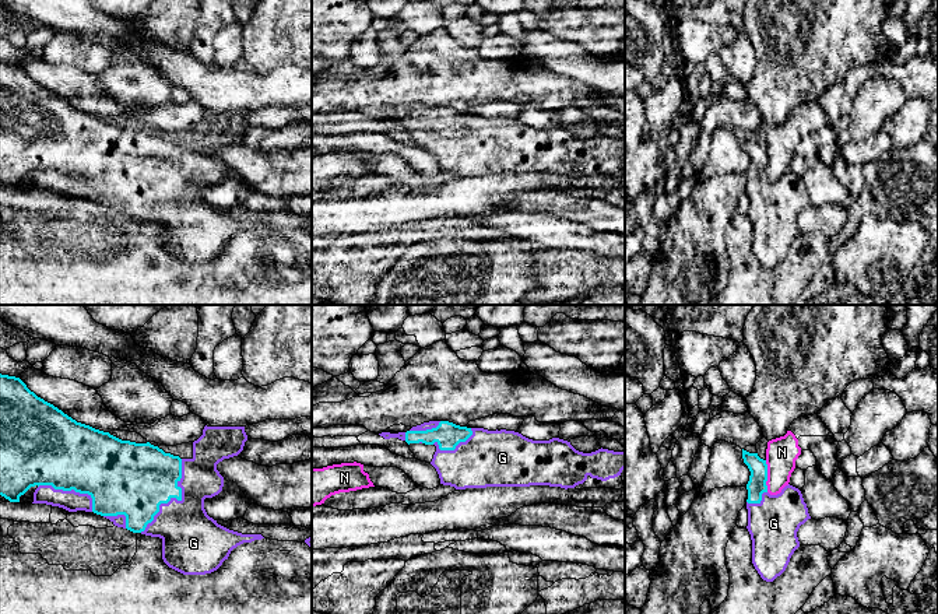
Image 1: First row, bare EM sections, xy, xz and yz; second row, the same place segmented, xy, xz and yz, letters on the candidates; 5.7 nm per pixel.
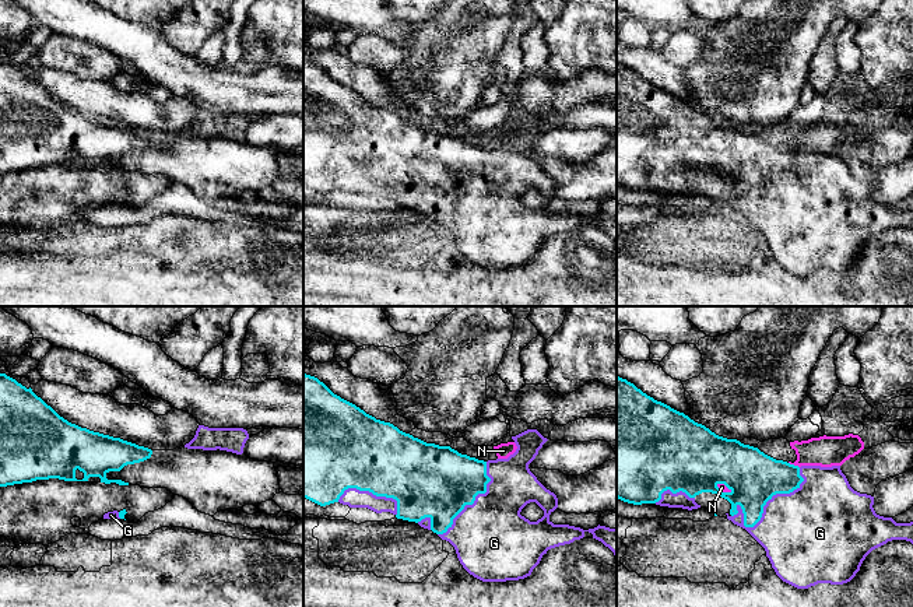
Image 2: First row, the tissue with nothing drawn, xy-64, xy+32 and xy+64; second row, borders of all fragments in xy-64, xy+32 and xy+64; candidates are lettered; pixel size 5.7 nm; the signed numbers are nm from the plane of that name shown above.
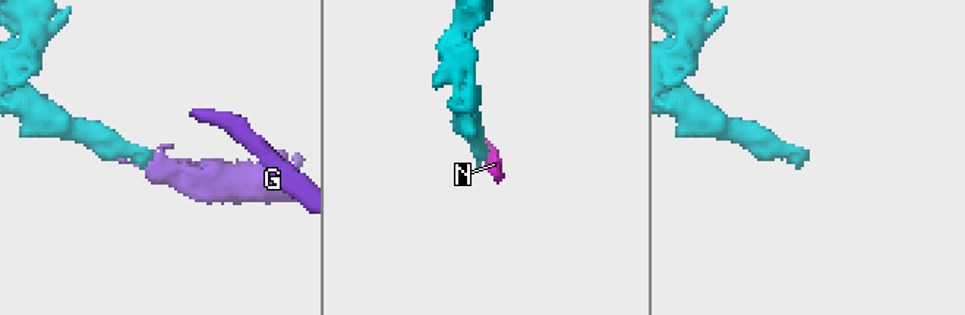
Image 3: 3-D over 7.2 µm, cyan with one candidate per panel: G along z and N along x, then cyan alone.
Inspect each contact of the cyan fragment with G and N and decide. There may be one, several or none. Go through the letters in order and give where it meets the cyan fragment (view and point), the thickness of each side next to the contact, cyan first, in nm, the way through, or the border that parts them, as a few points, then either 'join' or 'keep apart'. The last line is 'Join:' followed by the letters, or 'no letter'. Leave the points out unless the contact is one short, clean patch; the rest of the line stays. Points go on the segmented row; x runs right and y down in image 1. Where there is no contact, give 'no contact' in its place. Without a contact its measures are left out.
G: meets cyan in xy at (175, 497); 400 nm thick on the cyan side, 320 nm on the other; join
N: meets cyan in yz at (766, 476); 110 nm thick on the cyan side, 180 nm on the other; keep apart
Join: G

